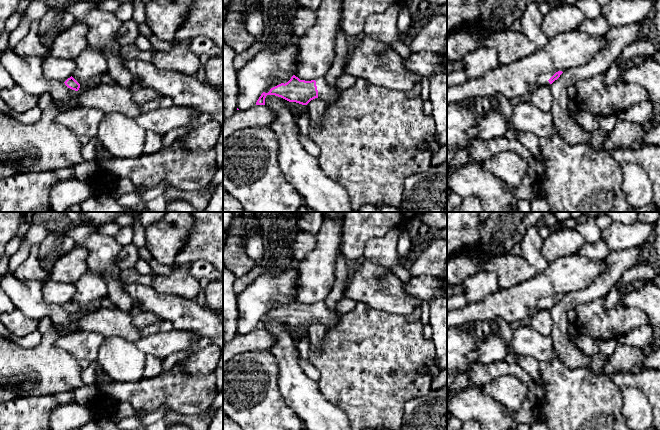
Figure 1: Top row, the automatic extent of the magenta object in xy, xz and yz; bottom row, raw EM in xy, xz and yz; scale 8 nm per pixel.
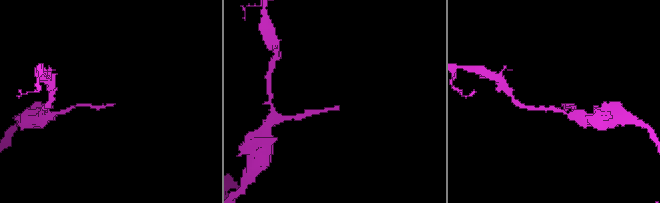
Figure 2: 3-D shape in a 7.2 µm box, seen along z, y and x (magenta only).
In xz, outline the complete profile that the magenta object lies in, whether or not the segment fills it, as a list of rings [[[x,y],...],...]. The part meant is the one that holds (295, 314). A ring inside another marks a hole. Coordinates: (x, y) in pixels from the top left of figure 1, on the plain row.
[[[293,299],[287,307],[271,312],[268,317],[263,316],[256,329],[265,329],[267,319],[275,319],[289,326],[307,329],[315,322],[323,324],[326,328],[335,327],[339,324],[340,318],[338,311],[331,310],[325,302],[305,305]]]

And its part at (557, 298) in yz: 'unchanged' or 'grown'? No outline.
grown

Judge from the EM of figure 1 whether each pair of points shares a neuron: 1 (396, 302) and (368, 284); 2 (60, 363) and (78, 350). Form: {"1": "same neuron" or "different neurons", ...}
{"1": "same neuron", "2": "different neurons"}

